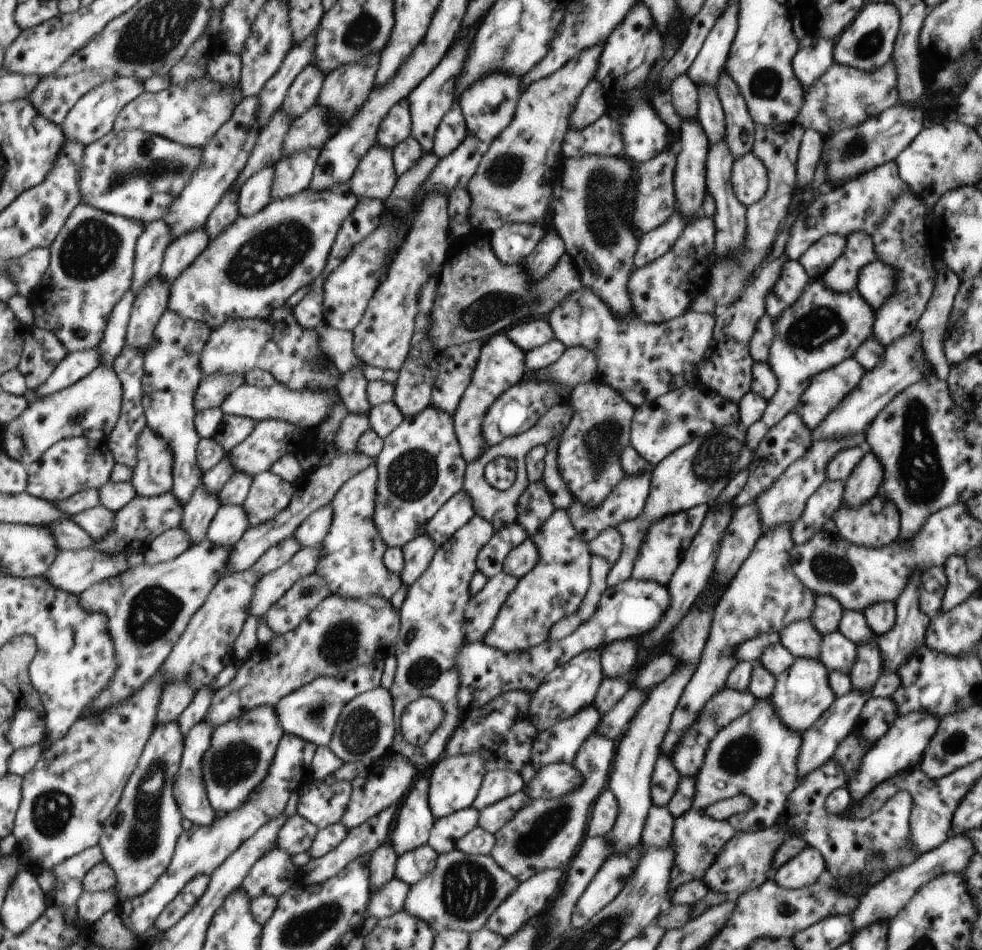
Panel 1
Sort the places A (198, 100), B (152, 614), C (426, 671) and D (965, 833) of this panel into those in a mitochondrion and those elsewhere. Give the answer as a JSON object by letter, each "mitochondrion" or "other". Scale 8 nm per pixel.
{"A":"mitochondrion","B":"mitochondrion","C":"mitochondrion","D":"other"}

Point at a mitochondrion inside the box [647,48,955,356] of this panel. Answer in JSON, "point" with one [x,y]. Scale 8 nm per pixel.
{"point":[811,334]}

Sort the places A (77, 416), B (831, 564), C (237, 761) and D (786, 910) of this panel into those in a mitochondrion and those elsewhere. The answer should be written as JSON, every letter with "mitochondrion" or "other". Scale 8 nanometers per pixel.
{"A":"mitochondrion","B":"mitochondrion","C":"mitochondrion","D":"other"}

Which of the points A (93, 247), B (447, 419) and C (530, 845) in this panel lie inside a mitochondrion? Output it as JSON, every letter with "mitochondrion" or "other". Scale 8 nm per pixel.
{"A":"mitochondrion","B":"other","C":"mitochondrion"}

